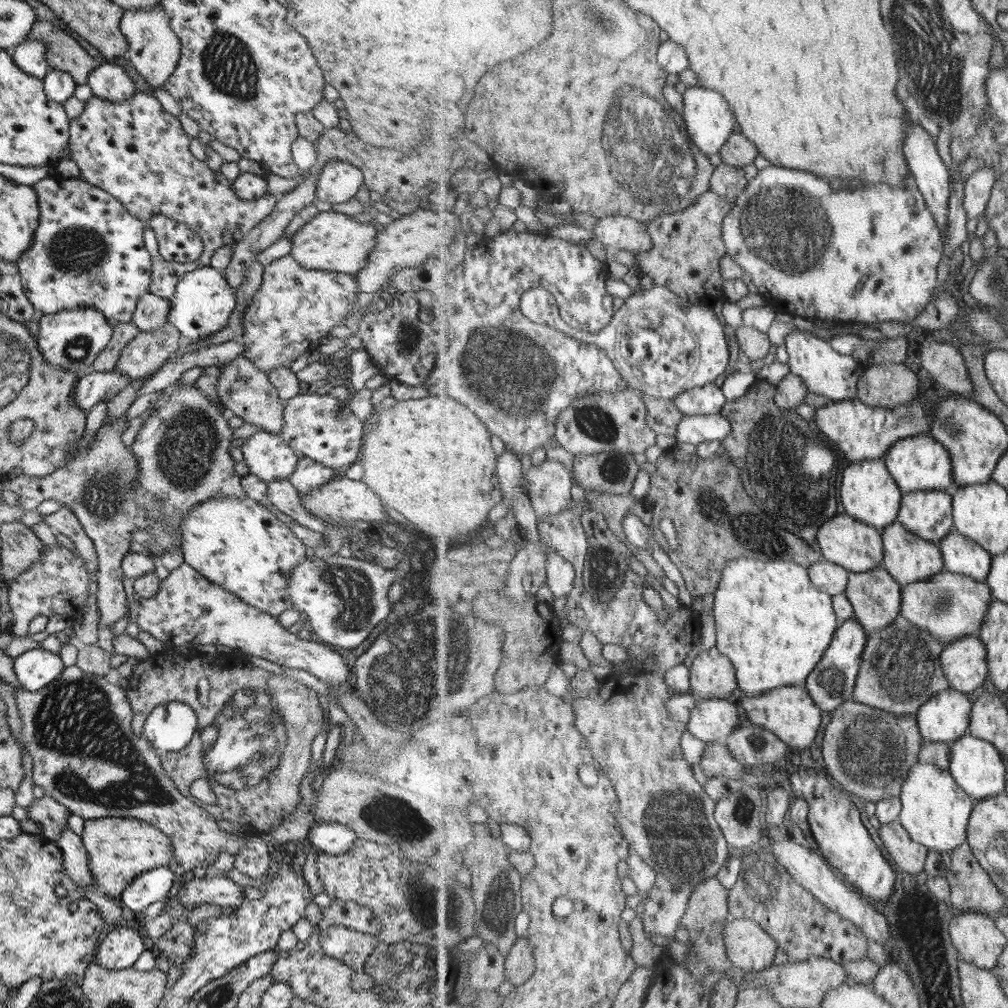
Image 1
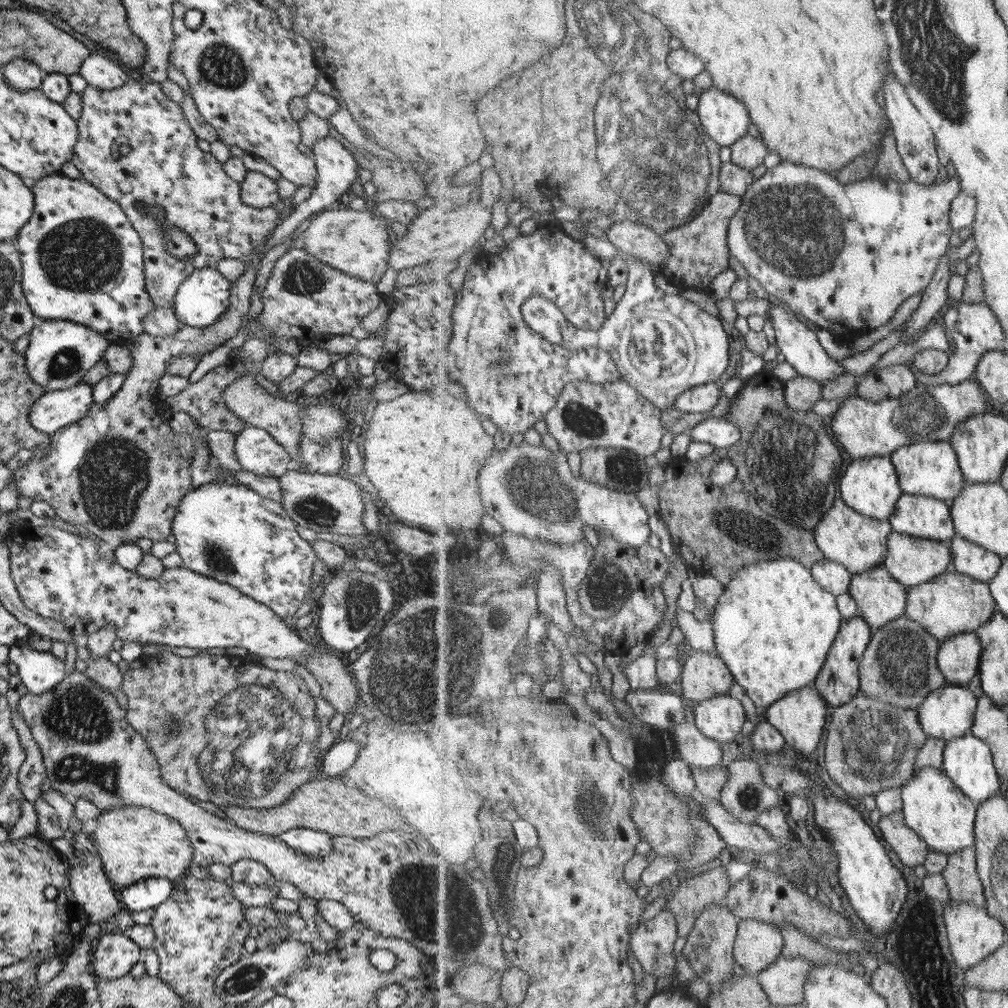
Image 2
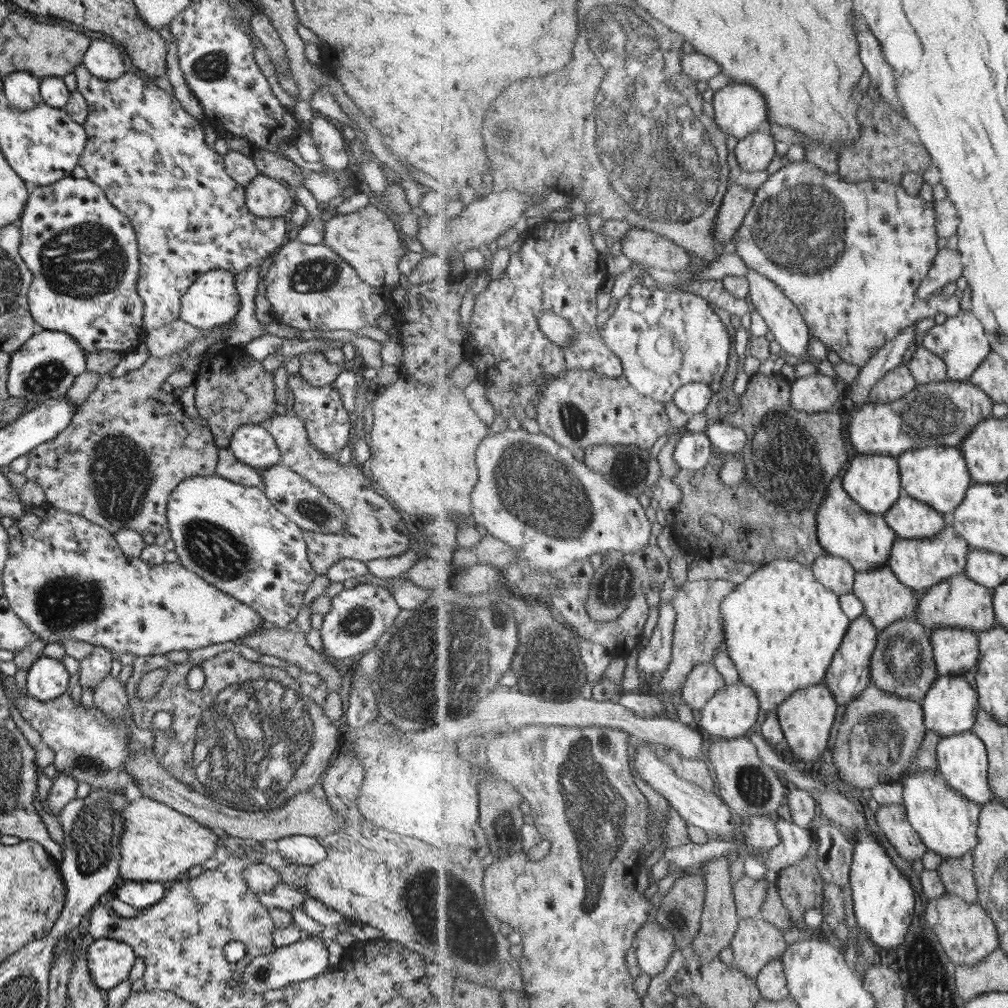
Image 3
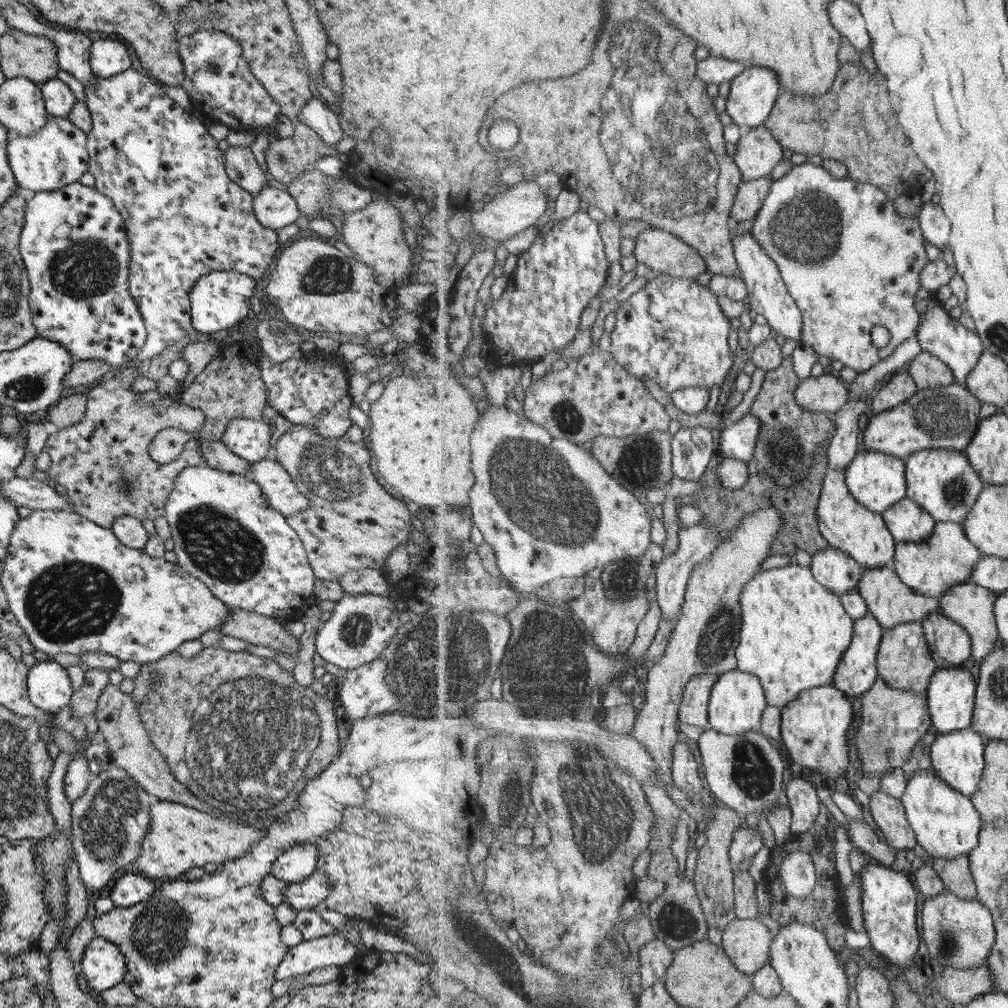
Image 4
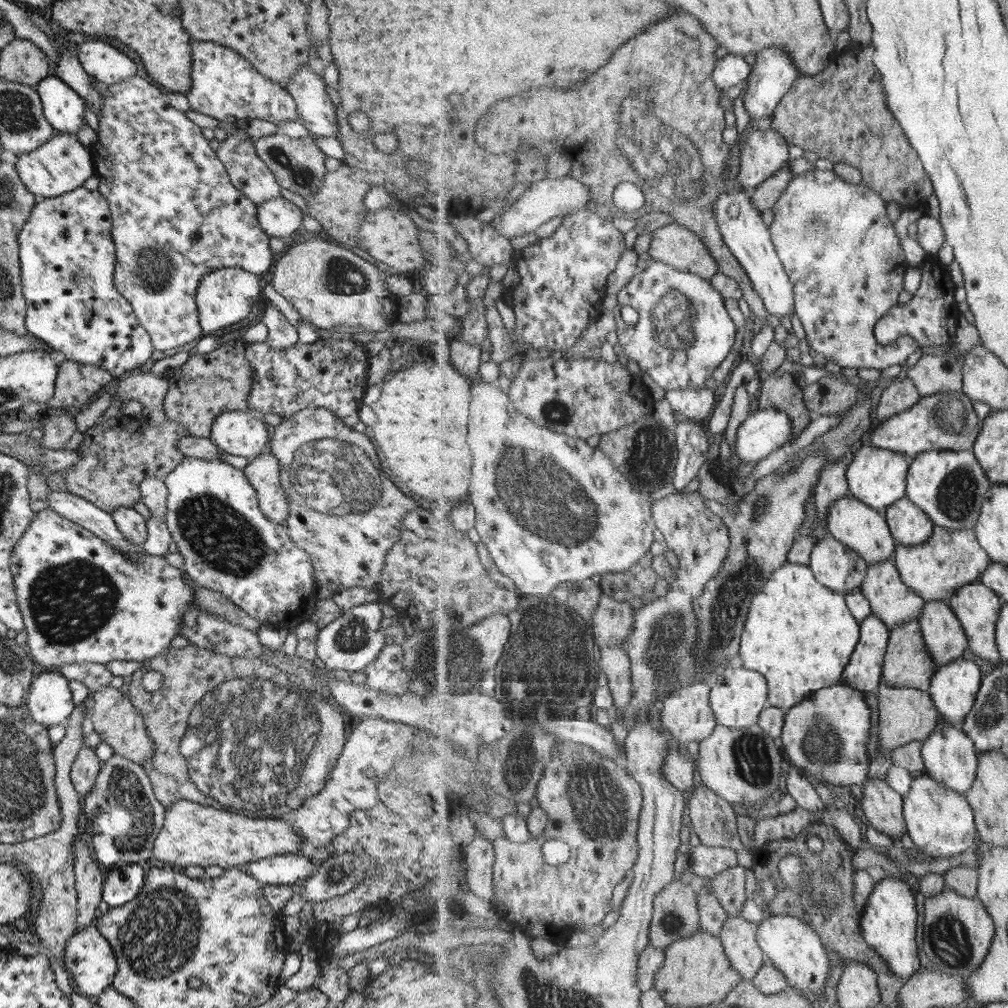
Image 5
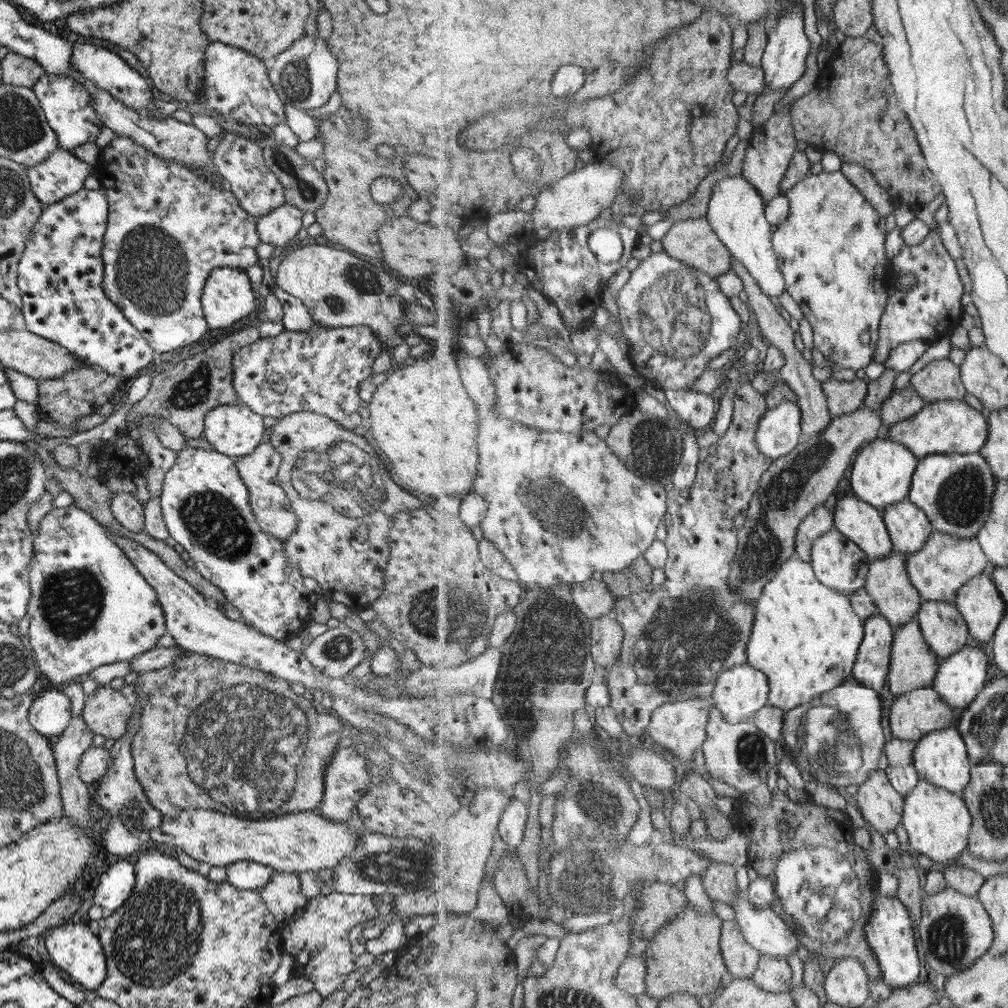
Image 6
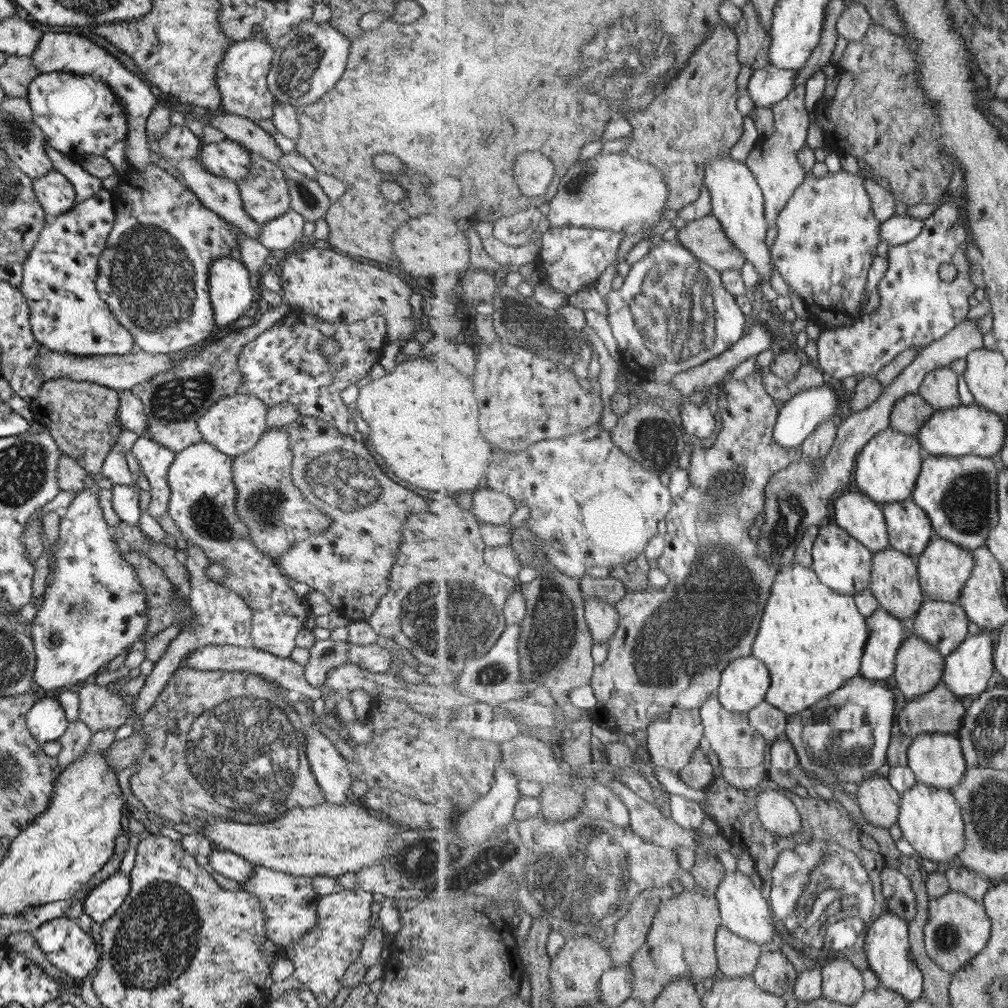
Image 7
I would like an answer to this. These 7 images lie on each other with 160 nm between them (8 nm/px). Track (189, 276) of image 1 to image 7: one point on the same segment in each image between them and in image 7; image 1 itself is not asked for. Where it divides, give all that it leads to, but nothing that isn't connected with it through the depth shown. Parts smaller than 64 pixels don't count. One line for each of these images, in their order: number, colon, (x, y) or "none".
2: (201, 299)
3: (212, 300)
4: (218, 300)
5: (224, 296)
6: (226, 297)
7: (230, 288)

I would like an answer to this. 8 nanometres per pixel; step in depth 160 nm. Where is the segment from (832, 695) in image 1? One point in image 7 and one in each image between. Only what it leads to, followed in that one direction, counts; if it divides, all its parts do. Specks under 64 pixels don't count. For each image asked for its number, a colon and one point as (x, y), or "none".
2: (839, 681)
3: (851, 673)
4: (858, 671)
5: (865, 672)
6: (872, 668)
7: (887, 632)

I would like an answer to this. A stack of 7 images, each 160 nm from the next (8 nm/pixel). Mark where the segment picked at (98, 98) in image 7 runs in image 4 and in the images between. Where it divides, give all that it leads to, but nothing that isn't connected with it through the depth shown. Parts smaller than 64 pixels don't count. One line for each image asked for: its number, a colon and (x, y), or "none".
4: (58, 99)
5: (63, 109)
6: (67, 106)

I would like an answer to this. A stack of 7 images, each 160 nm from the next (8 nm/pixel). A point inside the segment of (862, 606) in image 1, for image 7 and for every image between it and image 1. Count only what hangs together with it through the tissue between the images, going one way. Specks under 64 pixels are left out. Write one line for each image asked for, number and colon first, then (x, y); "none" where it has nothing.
2: (882, 598)
3: (886, 600)
4: (893, 602)
5: (892, 600)
6: (898, 599)
7: (895, 582)

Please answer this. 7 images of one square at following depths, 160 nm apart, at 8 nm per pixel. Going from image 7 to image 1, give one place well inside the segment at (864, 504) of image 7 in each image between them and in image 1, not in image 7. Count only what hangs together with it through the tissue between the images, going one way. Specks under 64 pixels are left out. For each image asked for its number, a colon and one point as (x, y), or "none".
1: (857, 546)
2: (861, 543)
3: (845, 529)
4: (848, 525)
5: (866, 530)
6: (862, 522)

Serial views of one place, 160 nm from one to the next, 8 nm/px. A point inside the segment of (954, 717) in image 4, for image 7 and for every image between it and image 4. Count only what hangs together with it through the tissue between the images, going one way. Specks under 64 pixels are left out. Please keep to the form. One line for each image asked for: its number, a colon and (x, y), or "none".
5: (955, 687)
6: (962, 676)
7: (968, 670)

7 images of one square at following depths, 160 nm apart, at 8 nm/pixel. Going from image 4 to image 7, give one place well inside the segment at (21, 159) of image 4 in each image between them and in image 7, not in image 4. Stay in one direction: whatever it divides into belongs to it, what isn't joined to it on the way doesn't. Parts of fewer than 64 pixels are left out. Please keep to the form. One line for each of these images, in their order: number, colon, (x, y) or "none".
5: (61, 164)
6: (61, 174)
7: (54, 193)

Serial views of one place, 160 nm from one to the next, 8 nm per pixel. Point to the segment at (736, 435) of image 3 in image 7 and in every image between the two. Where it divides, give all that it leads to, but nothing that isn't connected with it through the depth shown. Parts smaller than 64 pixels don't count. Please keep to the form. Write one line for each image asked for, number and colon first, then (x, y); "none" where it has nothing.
4: (738, 441)
5: (764, 432)
6: (780, 431)
7: (800, 416)

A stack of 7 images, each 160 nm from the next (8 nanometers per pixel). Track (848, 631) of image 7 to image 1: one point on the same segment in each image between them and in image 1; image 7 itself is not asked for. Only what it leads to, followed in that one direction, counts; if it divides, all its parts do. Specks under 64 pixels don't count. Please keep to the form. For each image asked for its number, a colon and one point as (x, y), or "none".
1: (775, 624)
2: (775, 625)
3: (783, 628)
4: (795, 631)
5: (800, 634)
6: (808, 637)

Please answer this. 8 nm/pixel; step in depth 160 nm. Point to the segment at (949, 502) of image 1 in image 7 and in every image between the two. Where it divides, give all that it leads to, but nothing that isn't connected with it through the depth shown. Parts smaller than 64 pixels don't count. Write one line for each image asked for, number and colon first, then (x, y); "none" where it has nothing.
2: (929, 518)
3: (911, 519)
4: (908, 521)
5: (911, 525)
6: (910, 527)
7: (910, 528)

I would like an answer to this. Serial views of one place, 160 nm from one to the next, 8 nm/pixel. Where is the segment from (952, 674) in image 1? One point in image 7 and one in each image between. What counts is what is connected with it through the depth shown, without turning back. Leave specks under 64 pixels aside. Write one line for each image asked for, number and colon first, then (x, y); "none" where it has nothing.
2: (959, 658)
3: (956, 650)
4: (951, 645)
5: (944, 633)
6: (944, 626)
7: (945, 625)

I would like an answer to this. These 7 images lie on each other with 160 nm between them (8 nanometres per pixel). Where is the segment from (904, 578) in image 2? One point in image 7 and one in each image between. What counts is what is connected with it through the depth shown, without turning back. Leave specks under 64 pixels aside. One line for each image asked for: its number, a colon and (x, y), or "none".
3: (920, 563)
4: (931, 567)
5: (950, 559)
6: (943, 566)
7: (944, 568)

